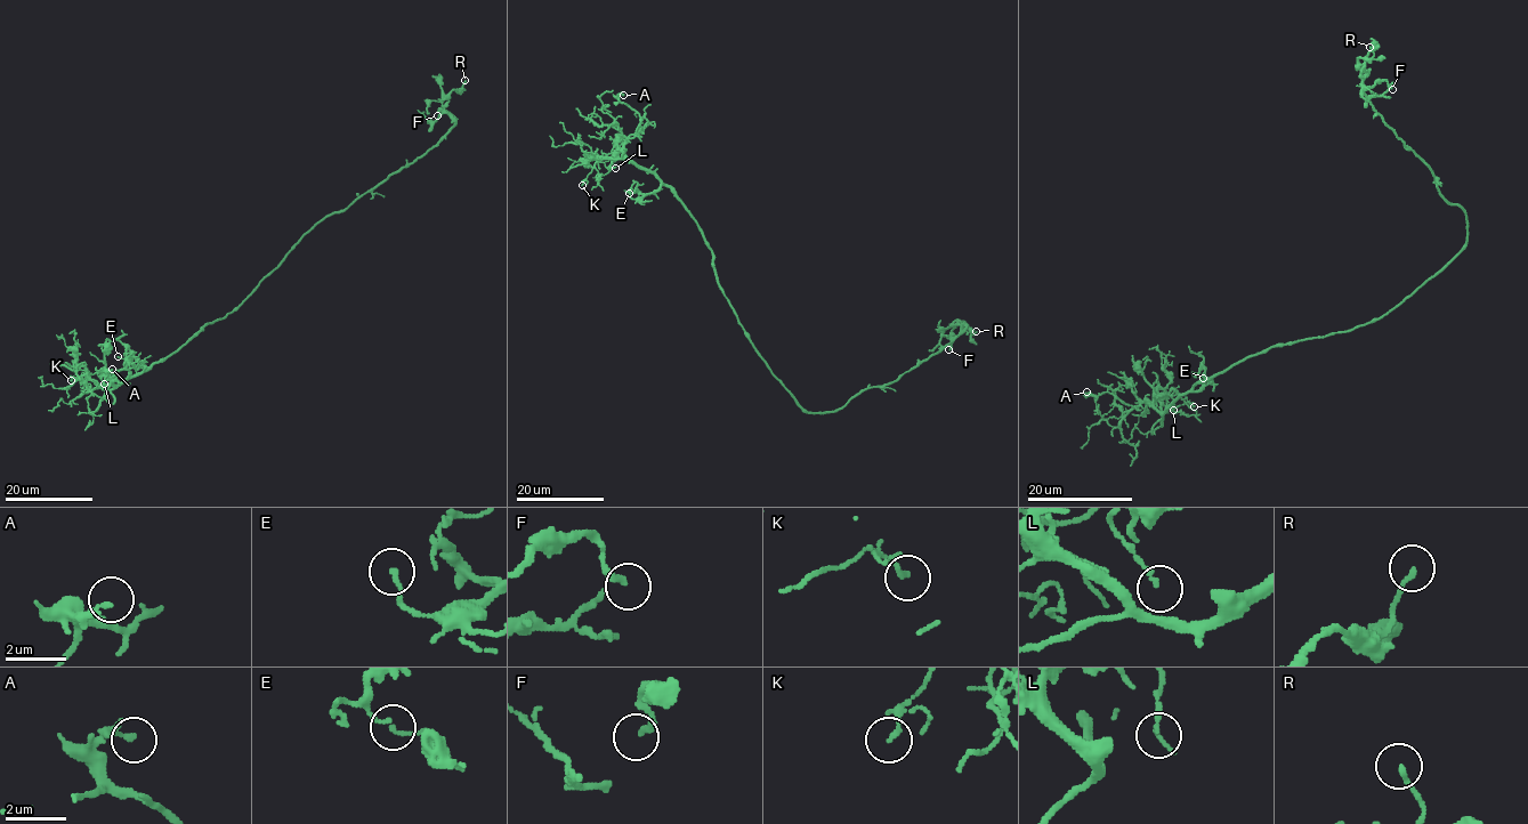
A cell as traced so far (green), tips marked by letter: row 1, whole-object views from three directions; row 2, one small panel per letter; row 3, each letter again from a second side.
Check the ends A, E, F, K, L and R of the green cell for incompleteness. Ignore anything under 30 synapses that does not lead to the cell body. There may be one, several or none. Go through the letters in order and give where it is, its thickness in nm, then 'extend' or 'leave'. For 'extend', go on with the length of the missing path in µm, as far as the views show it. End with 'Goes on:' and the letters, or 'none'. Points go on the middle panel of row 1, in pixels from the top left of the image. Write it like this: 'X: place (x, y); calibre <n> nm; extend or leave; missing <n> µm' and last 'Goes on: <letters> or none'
A: place (623, 95); calibre 190 nm; leave
E: place (629, 193); calibre 100 nm; leave
F: place (948, 349); calibre 200 nm; leave
K: place (582, 185); calibre 150 nm; leave
L: place (615, 168); calibre 130 nm; leave
R: place (976, 331); calibre 140 nm; leave
Goes on: none

